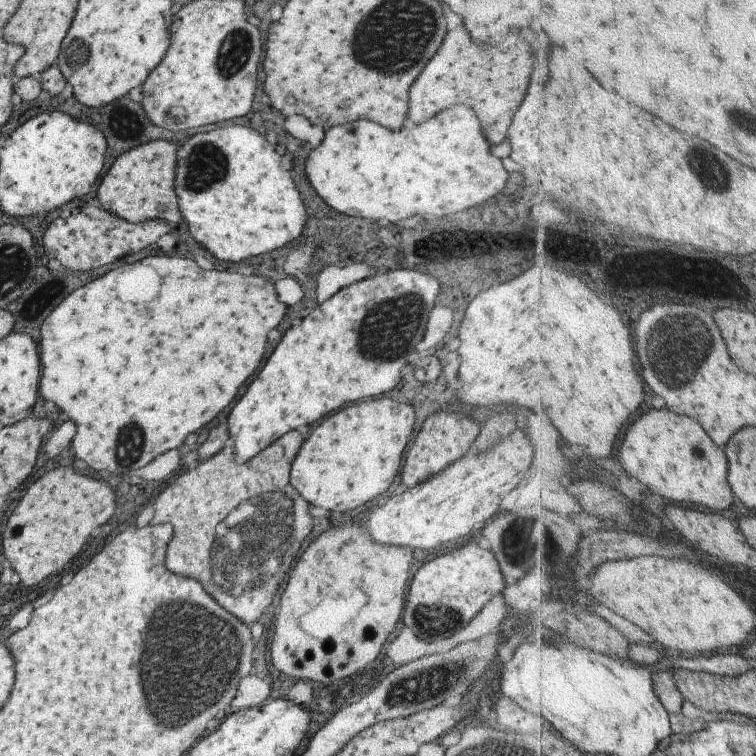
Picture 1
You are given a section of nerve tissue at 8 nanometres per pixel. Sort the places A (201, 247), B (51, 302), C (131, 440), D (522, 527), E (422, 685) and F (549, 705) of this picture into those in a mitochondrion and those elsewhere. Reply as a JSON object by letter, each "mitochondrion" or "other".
{"A":"other","B":"other","C":"mitochondrion","D":"mitochondrion","E":"mitochondrion","F":"other"}

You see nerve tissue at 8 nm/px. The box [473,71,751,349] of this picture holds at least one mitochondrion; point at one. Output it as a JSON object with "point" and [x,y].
{"point":[711,172]}

